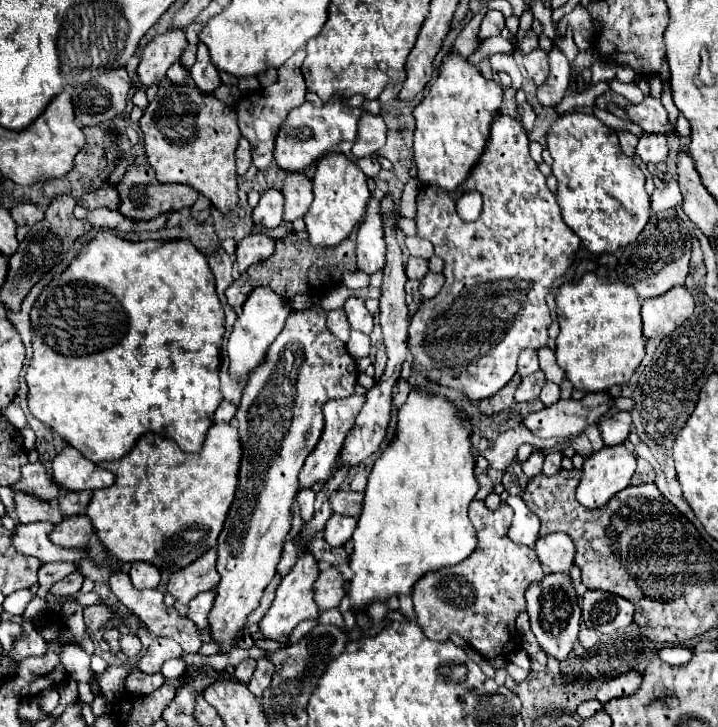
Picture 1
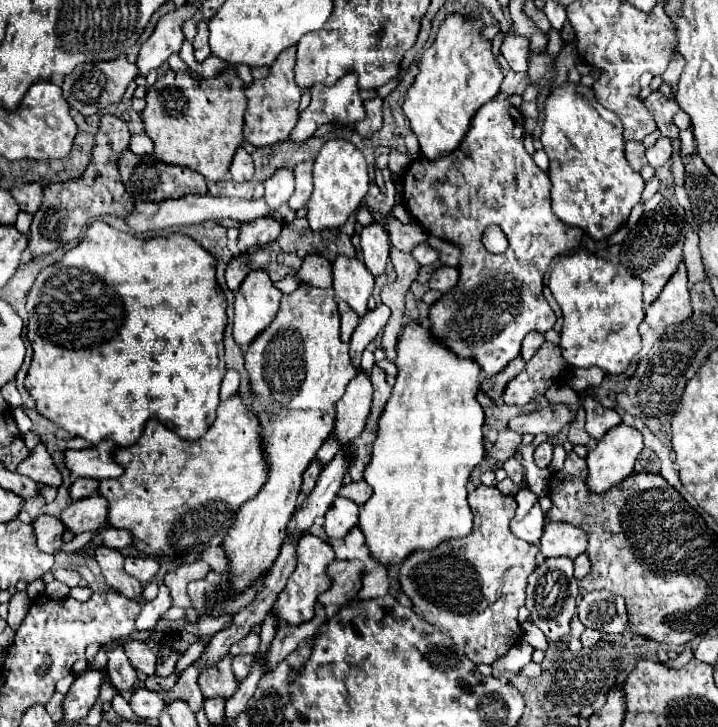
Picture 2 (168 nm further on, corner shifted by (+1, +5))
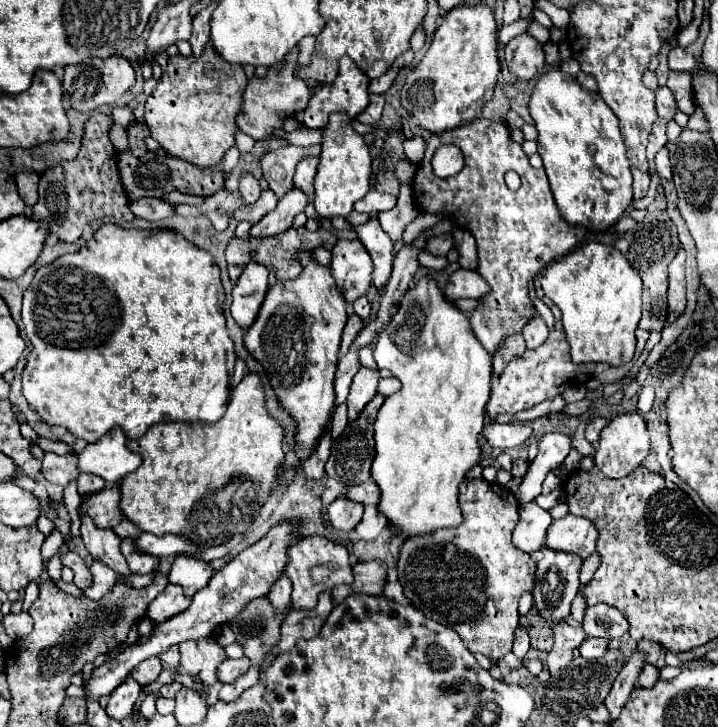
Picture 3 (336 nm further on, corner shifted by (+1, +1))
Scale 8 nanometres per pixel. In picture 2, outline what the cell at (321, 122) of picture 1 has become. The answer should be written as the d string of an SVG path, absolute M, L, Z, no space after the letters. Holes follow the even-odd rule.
M349 73L341 79L341 83L335 83L331 87L327 85L313 85L311 87L311 103L309 107L299 115L299 123L295 125L295 129L289 135L289 141L295 145L303 145L309 137L313 137L313 133L331 121L337 123L345 123L345 125L353 125L357 121L365 119L365 109L363 109L363 101L359 97L359 87L357 87L357 75Z

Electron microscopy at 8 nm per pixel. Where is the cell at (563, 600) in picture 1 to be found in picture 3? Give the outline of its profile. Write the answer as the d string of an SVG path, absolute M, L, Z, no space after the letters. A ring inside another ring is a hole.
M543 547L543 559L537 563L537 575L535 575L535 585L533 585L533 597L539 613L545 619L551 619L553 623L559 623L569 615L571 601L577 595L579 589L579 571L583 559L565 551L553 551L549 547Z

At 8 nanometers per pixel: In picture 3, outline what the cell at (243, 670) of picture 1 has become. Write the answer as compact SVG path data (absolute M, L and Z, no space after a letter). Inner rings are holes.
M245 657L241 659L225 659L225 663L221 663L221 667L217 667L217 679L221 683L233 683L239 675L243 675L249 667L249 661Z

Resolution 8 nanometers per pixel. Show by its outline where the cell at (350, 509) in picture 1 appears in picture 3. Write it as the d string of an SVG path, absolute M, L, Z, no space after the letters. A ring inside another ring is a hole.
M369 479L365 483L359 483L359 485L351 487L347 497L353 499L353 501L359 501L363 505L377 505L379 497L381 497L381 489L377 487L377 483L373 483L373 479Z

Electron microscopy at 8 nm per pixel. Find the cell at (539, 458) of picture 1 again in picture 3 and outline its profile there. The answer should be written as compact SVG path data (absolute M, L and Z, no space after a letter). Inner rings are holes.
M547 433L539 441L539 455L529 465L529 471L523 477L523 483L517 491L521 503L533 501L541 493L541 485L547 473L559 467L571 451L571 437L565 433Z

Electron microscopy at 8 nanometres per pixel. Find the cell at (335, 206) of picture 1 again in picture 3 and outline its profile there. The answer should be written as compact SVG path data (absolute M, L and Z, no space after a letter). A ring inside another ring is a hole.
M333 113L329 117L329 123L321 129L321 155L319 155L319 169L315 175L315 197L313 205L317 213L325 219L331 219L335 215L347 217L353 211L353 205L357 199L363 199L367 191L371 189L369 177L371 177L371 153L369 145L365 143L363 135L359 135L353 125L351 117Z

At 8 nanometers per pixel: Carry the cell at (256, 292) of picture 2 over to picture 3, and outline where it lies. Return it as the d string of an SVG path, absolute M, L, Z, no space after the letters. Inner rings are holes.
M247 263L245 271L241 273L241 277L237 279L237 283L233 287L231 315L243 329L247 329L259 313L259 307L265 299L267 287L269 287L267 277L269 277L269 271L265 265Z

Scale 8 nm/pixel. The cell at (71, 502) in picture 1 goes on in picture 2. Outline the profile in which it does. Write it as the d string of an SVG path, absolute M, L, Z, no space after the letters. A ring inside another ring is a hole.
M75 479L75 483L69 489L69 495L73 501L79 501L79 499L95 495L97 487L99 487L99 481L95 479Z

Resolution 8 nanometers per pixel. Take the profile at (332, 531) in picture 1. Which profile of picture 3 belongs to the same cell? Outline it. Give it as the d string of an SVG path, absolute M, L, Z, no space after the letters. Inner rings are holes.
M339 497L327 507L327 513L329 513L329 519L335 529L351 531L363 517L363 505L357 501L351 501L347 497Z

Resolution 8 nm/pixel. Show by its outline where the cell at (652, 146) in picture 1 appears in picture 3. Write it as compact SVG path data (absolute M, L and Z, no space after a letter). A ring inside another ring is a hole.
M661 149L661 151L657 153L657 157L655 157L655 169L657 169L657 173L659 173L663 179L671 181L671 161L669 161L667 149Z

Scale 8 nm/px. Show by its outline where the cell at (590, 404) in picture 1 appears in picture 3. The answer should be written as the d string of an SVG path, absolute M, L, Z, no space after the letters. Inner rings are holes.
M491 423L485 425L483 437L491 447L501 447L501 449L511 449L519 447L527 441L527 437L533 433L533 429L527 423Z

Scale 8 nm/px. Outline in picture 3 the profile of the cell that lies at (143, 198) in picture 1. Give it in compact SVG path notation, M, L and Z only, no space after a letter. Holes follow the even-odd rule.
M131 121L129 125L129 153L119 155L119 175L123 181L123 187L129 195L129 199L139 199L139 197L163 197L171 191L181 191L187 195L197 195L197 197L211 197L225 185L225 175L223 171L217 171L215 167L201 169L193 163L187 163L183 159L171 157L171 155L155 155L147 149L145 137L149 137L149 127L145 121Z

